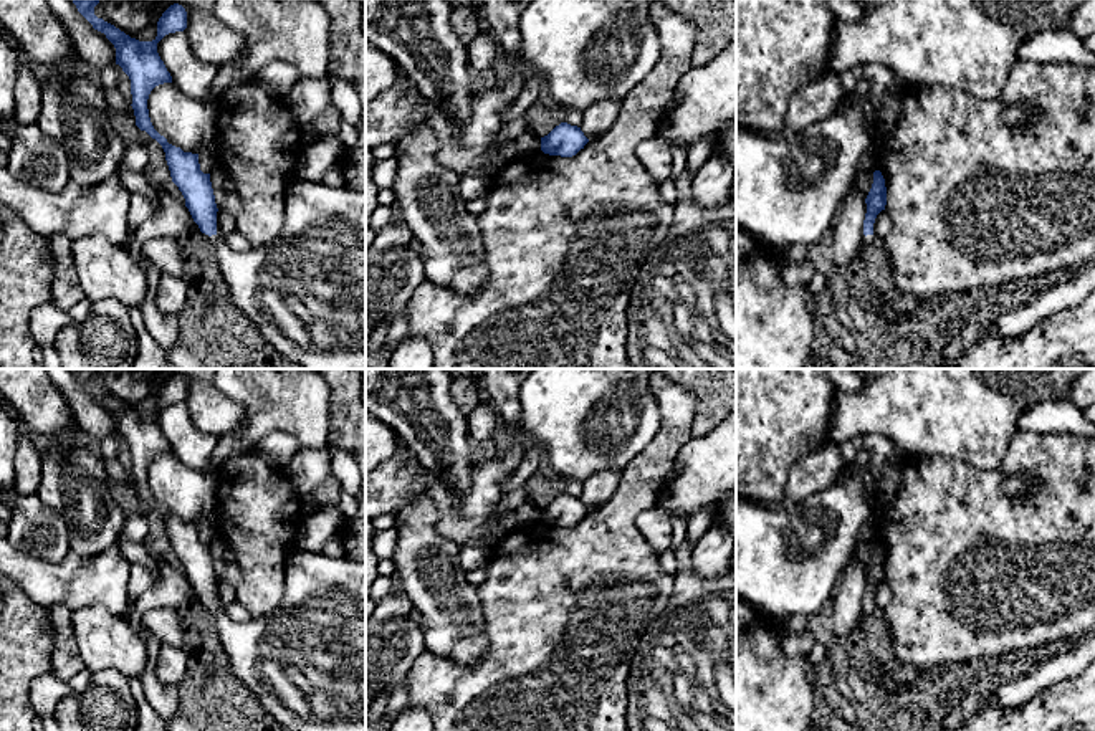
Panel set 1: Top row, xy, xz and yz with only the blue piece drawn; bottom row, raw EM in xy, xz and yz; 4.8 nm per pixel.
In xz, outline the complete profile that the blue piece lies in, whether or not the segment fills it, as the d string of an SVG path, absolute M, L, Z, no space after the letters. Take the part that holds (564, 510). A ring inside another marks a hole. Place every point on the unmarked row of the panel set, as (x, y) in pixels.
M561 493L548 506L541 508L541 521L549 526L572 528L589 509L581 498Z

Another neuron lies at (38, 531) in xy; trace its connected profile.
M36 493L13 496L10 508L8 541L20 552L53 564L71 552L66 521Z

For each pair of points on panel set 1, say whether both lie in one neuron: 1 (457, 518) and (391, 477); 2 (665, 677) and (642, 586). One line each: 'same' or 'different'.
1: same
2: different

